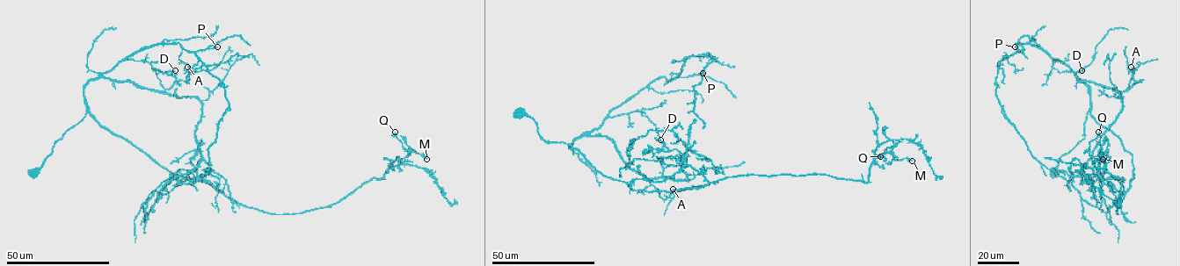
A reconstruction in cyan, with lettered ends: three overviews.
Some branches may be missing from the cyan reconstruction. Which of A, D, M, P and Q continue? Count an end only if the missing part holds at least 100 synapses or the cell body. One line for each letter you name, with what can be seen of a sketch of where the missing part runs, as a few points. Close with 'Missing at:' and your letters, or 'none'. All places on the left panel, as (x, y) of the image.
Missing at: none

